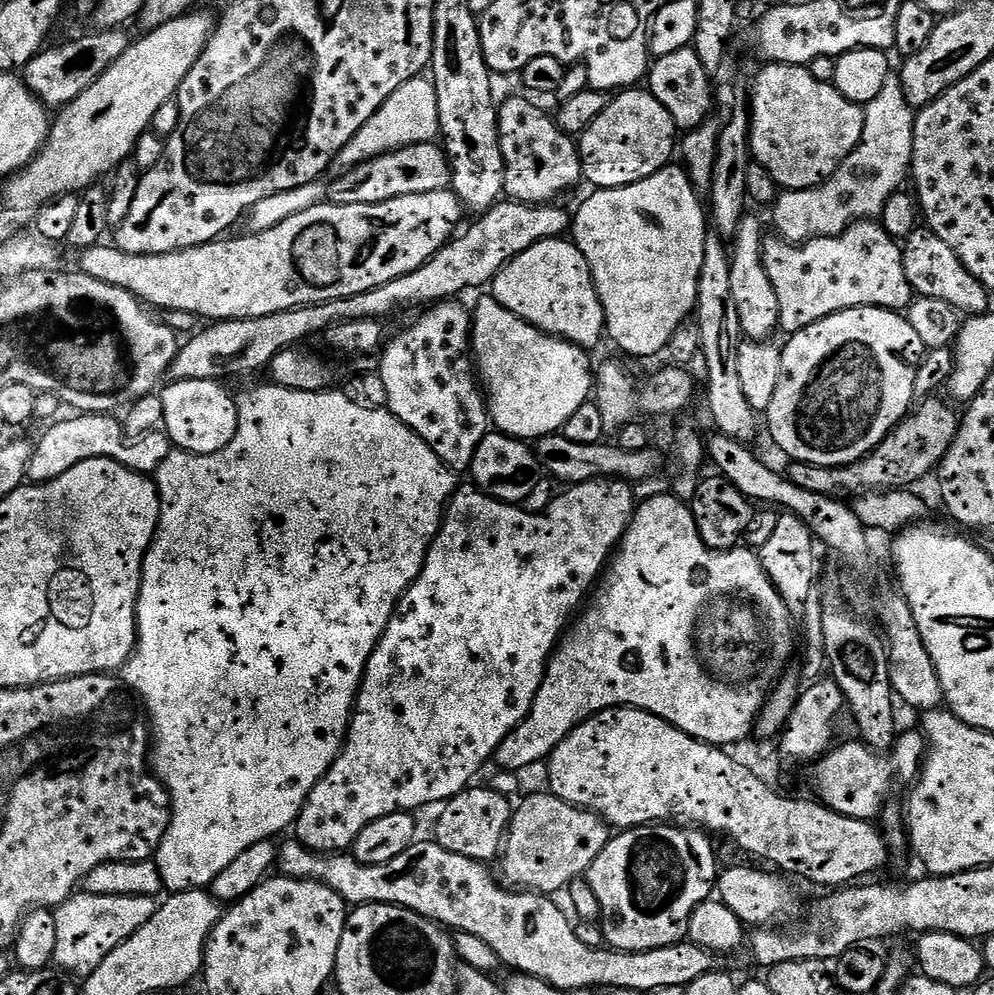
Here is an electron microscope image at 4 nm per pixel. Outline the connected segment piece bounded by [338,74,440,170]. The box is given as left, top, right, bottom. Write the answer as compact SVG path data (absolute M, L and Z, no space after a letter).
M421 74L407 80L402 86L398 86L398 90L394 90L394 94L390 94L388 101L341 150L338 164L341 164L341 169L347 170L356 167L357 164L363 164L366 160L373 160L375 156L381 156L384 152L393 152L411 144L431 144L439 136L438 94L431 79Z

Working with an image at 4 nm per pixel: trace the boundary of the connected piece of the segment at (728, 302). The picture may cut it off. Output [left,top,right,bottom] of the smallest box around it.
[694,234,758,442]

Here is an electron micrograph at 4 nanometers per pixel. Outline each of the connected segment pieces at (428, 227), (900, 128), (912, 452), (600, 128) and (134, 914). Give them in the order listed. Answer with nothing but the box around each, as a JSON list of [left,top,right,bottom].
[[79,190,466,322],[774,74,916,242],[786,399,961,498],[578,90,678,189],[52,891,157,978]]

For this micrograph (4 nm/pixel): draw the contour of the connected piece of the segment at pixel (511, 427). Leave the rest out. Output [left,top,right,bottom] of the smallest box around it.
[472,294,594,440]

